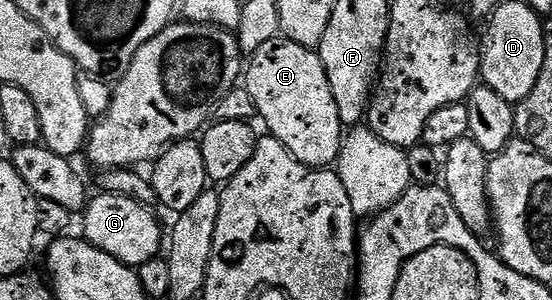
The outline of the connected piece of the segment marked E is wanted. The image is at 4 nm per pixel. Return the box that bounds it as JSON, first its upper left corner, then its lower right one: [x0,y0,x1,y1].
[244,38,344,168]

